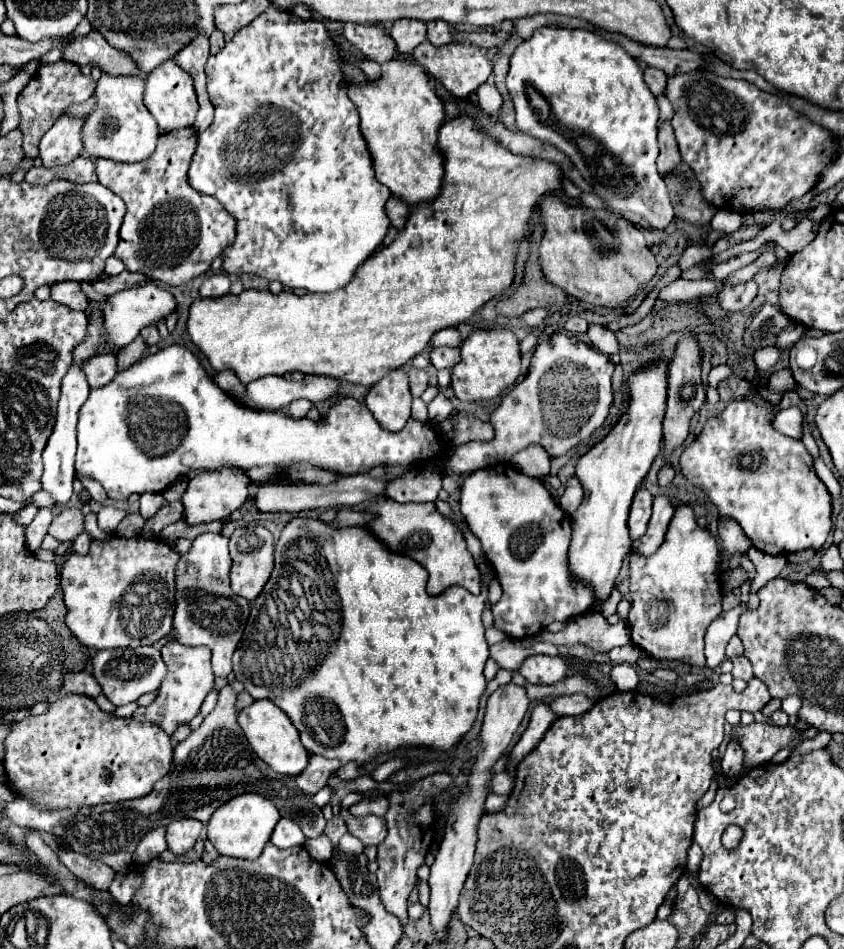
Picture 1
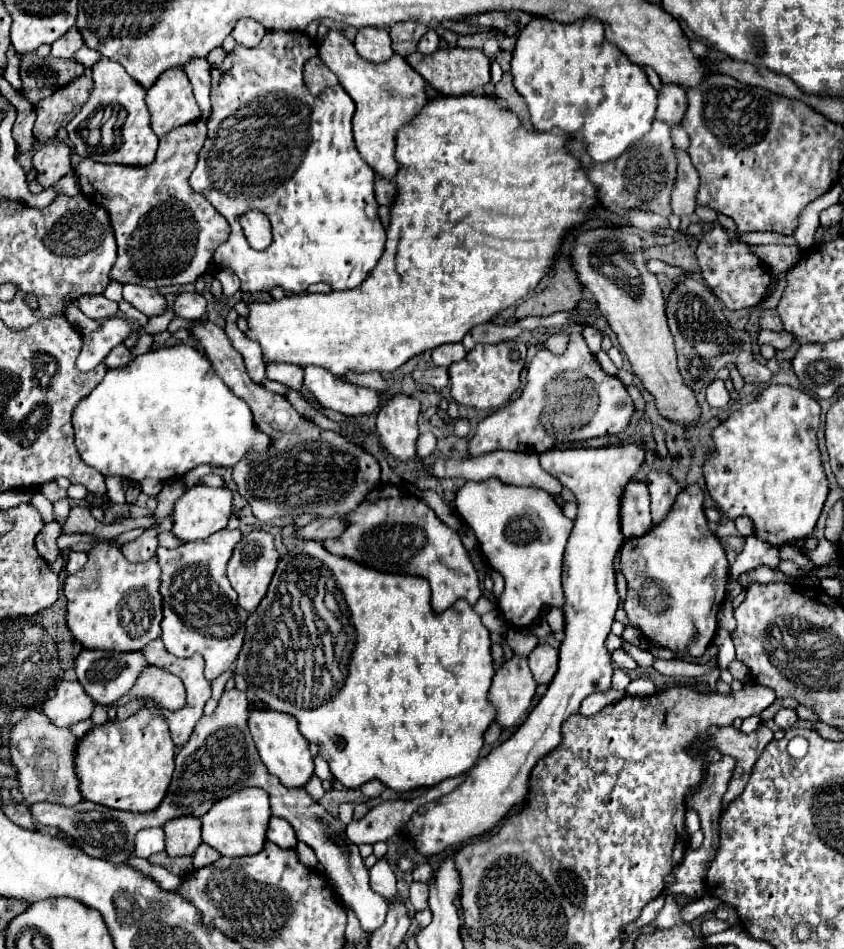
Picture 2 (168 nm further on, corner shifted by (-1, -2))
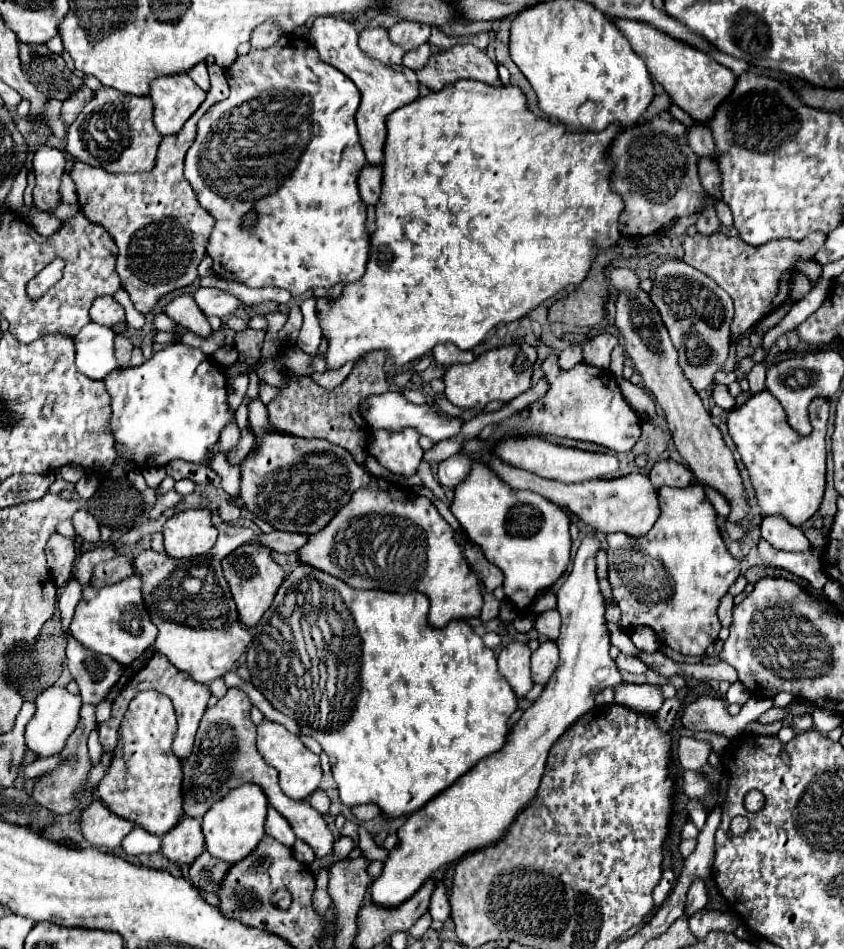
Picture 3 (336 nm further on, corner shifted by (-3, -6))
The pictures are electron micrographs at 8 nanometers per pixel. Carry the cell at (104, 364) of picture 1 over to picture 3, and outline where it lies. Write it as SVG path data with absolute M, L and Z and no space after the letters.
M118 334L118 336L114 338L114 344L116 344L116 360L118 360L118 366L120 366L120 368L128 366L128 362L130 362L130 352L132 352L132 348L134 348L134 342L132 342L130 338Z

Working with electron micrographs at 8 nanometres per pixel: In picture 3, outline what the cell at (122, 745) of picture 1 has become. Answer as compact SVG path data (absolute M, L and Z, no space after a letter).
M138 692L124 716L124 744L118 742L112 762L96 786L108 810L158 836L182 818L182 762L170 748L174 732L176 716L170 698L160 692Z

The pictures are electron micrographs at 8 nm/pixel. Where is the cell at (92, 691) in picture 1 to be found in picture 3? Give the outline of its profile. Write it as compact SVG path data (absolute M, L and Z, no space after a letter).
M46 688L38 698L36 698L36 712L32 716L32 720L26 724L26 746L40 758L44 756L54 756L62 750L62 746L66 744L68 736L72 734L72 730L78 726L80 720L80 708L82 708L82 700L80 696L70 694L66 688Z

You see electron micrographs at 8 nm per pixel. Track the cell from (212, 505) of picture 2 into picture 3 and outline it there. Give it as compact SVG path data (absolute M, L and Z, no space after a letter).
M188 508L174 514L164 524L164 550L172 558L192 558L206 554L218 538L212 526L212 508Z

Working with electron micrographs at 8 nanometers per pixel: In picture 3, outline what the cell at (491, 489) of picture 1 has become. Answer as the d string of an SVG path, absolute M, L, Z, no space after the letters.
M482 462L472 466L466 482L458 484L450 506L472 542L476 542L488 562L504 574L504 594L518 612L528 612L532 602L564 574L570 562L570 516L554 502L528 490L510 490Z

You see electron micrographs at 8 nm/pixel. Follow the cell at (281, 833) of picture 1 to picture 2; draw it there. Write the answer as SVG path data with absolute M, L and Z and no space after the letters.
M272 816L270 818L270 824L268 824L268 832L266 832L266 838L282 848L294 848L298 844L296 840L296 834L292 830L292 826L288 826L286 820L282 818L276 818Z

